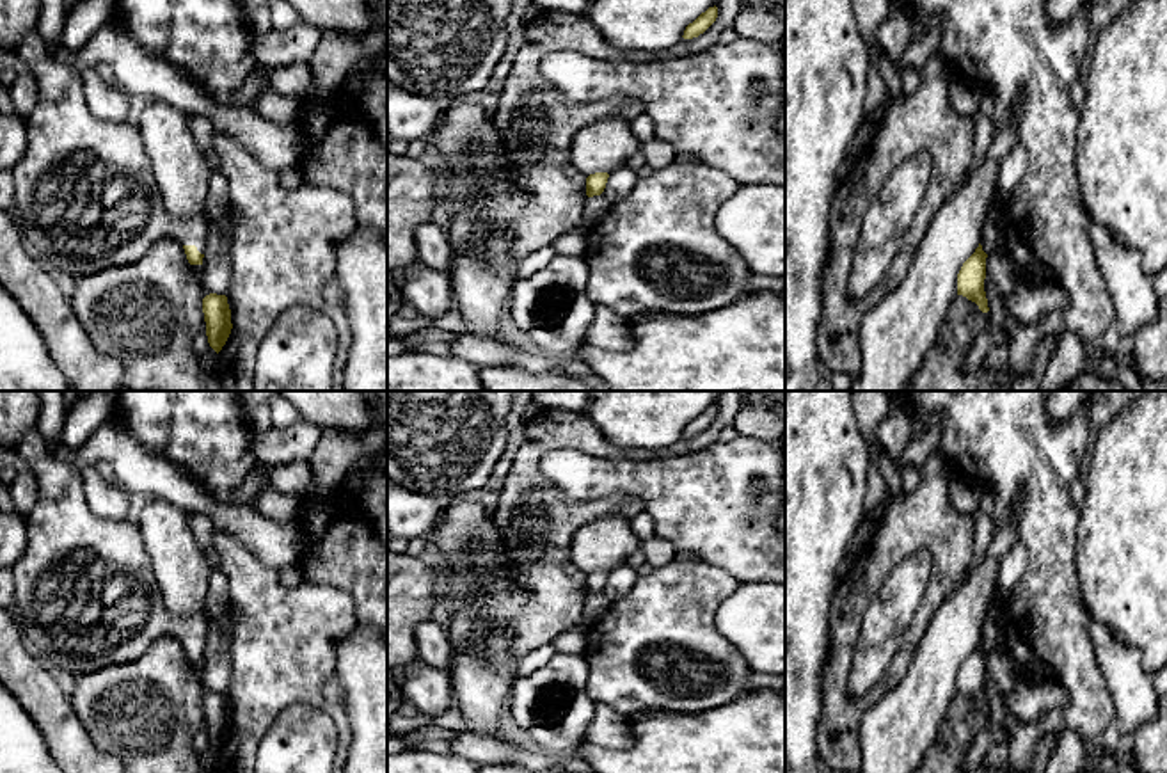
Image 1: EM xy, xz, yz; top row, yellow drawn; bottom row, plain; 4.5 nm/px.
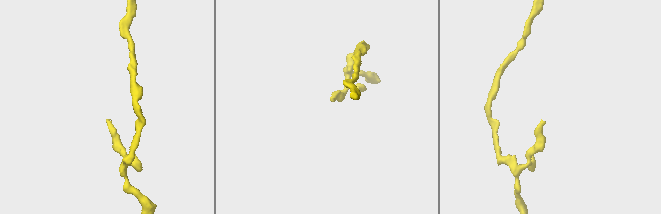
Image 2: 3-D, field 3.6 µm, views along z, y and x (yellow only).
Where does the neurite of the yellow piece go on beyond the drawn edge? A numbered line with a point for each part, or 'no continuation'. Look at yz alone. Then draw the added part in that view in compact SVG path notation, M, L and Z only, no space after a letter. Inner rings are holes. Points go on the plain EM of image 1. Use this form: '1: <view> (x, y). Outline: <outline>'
1: yz (992, 640). Outline: M1004 604L993 606L986 615L980 643L984 650L993 652L1002 647L1000 627L1007 608Z

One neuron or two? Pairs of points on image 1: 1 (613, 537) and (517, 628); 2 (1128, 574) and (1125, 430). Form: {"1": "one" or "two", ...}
{"1": "two", "2": "one"}

